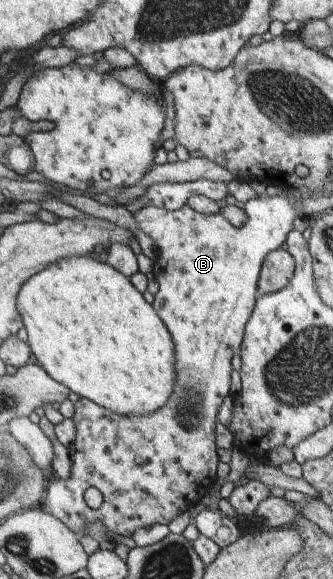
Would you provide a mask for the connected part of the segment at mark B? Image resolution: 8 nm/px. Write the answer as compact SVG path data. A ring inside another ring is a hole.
M45 184L53 195L57 199L61 199L63 202L70 204L71 206L85 212L85 214L91 217L97 217L107 222L112 222L117 224L117 226L122 226L128 228L130 231L141 230L145 232L148 236L153 238L156 245L156 258L153 260L153 270L155 272L160 272L157 274L157 284L159 284L159 291L154 295L153 308L164 320L164 323L168 325L169 332L172 333L173 344L176 344L176 371L177 380L175 380L175 386L173 386L173 395L169 396L169 400L165 402L163 408L159 408L157 412L153 414L145 414L145 416L121 416L107 408L103 408L99 404L85 398L80 397L75 403L75 415L74 422L77 426L77 438L73 442L72 446L68 448L70 452L71 460L71 474L67 480L63 478L56 477L50 481L48 495L45 496L45 504L42 504L42 509L48 511L49 514L57 517L57 520L61 520L63 524L68 525L69 528L73 528L73 532L81 532L81 535L87 535L87 524L91 522L103 522L105 528L107 528L107 536L105 538L112 540L113 536L127 536L131 537L131 534L137 530L137 528L147 528L153 526L154 524L167 525L171 520L176 519L177 516L181 515L181 512L185 512L189 508L189 500L187 498L197 498L197 502L201 502L202 496L209 491L211 485L216 482L218 476L218 464L219 456L217 455L217 444L215 444L215 424L217 424L217 414L219 408L227 394L229 394L229 386L231 386L231 358L235 354L241 352L241 344L244 342L244 332L247 327L248 320L251 318L252 313L255 311L256 300L259 298L259 278L260 271L263 267L264 260L273 251L283 246L283 242L287 241L289 232L294 230L293 222L298 215L303 216L295 210L293 202L291 202L290 195L294 193L291 189L284 189L283 194L279 196L259 196L248 200L245 203L245 212L248 214L247 222L245 226L240 226L237 228L232 225L225 216L218 213L214 214L201 214L197 212L194 208L189 208L188 204L183 204L180 209L175 209L174 211L165 210L165 208L155 208L154 206L146 206L137 211L129 212L125 205L116 204L114 206L109 206L101 204L95 201L91 196L83 196L83 194L73 194L73 192L65 192L61 188L55 188L53 184ZM91 486L97 488L103 495L103 503L101 508L92 509L90 508L85 500L83 499L83 494L85 494L87 488Z

